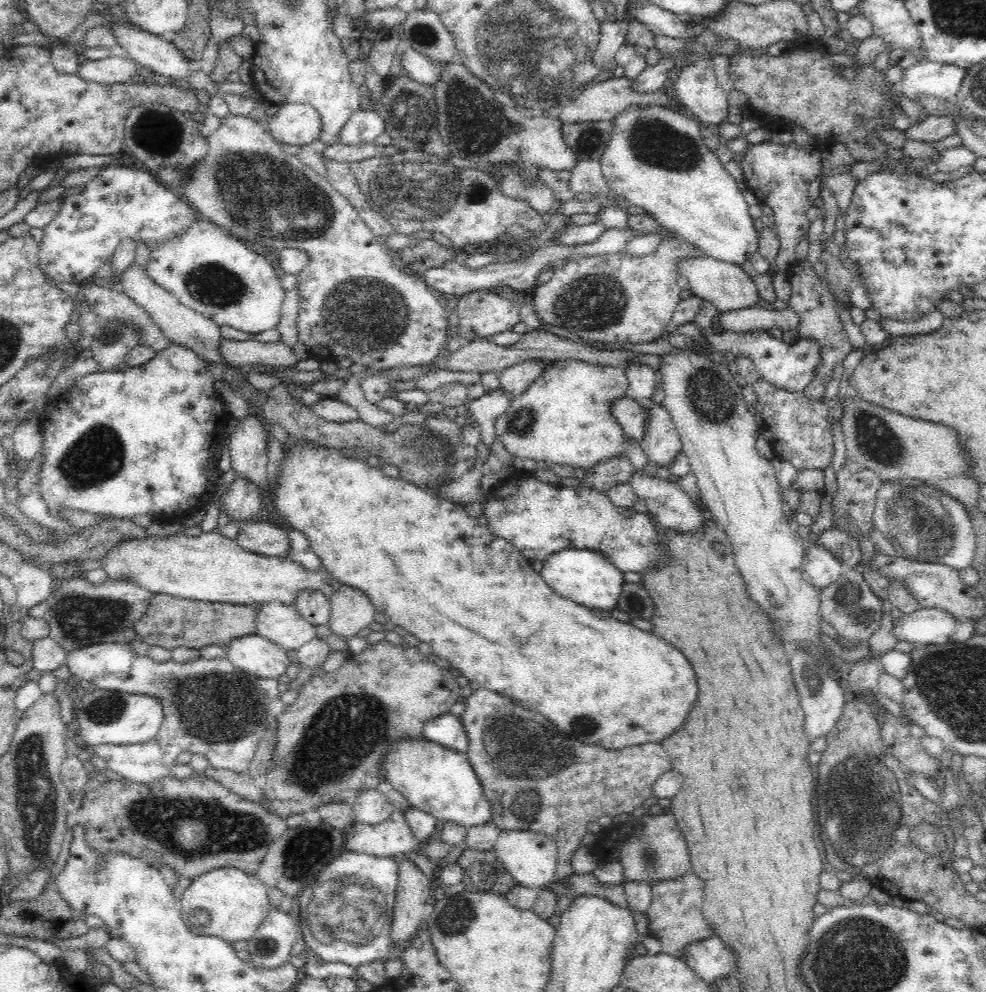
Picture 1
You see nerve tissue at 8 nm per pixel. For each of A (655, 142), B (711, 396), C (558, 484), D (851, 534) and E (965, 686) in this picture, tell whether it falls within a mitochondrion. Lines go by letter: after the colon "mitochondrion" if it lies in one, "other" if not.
A: mitochondrion
B: mitochondrion
C: other
D: other
E: mitochondrion

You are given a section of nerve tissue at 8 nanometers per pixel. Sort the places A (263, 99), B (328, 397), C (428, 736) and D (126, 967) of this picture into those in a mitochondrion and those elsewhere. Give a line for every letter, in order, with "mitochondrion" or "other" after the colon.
A: other
B: other
C: other
D: other

